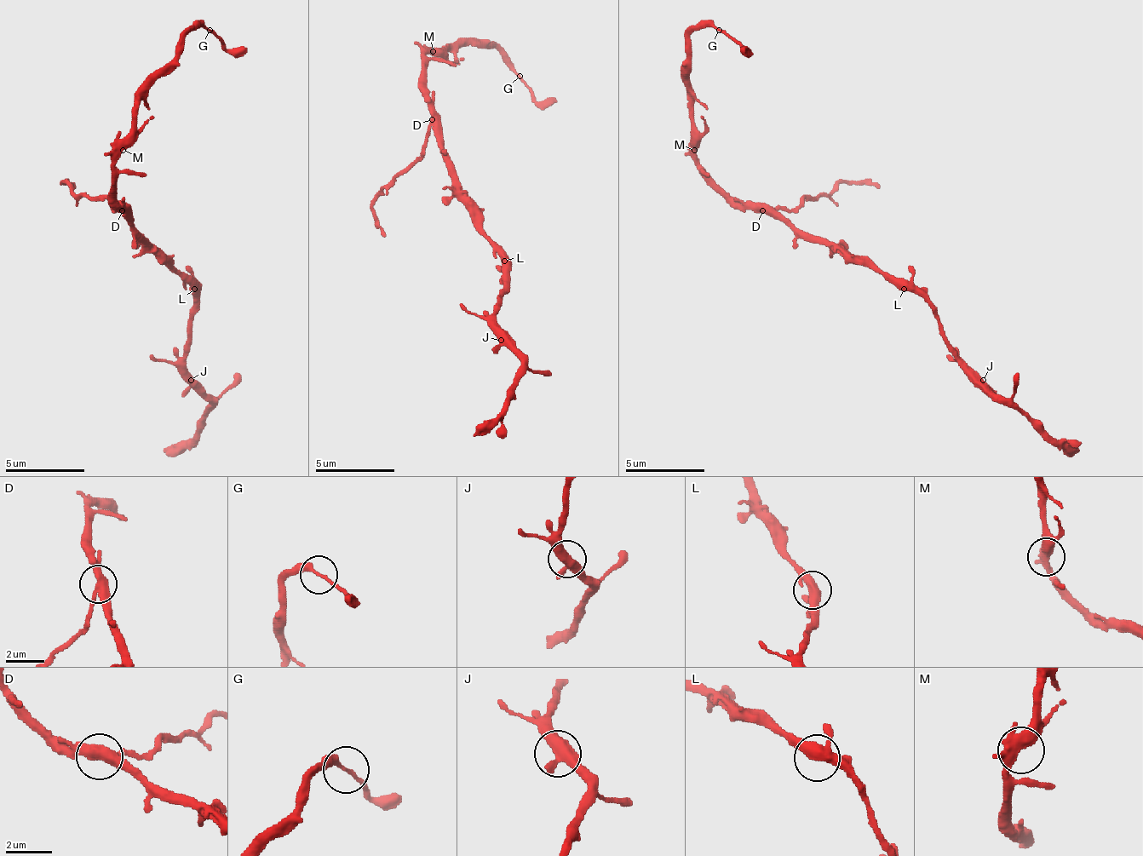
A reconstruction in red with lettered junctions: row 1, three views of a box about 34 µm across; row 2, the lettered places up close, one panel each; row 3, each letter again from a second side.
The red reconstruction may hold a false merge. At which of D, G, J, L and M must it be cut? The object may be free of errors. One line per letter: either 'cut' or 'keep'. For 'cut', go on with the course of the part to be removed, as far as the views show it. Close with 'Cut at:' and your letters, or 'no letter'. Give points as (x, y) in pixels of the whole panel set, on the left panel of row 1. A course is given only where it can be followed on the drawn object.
D: cut | (123, 209), (79, 198), (64, 181), (76, 189)
G: keep
J: keep
L: keep
M: keep
Cut at: D

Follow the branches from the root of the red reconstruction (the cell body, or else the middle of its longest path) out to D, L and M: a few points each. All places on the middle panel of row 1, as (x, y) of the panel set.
D: (453, 166), (449, 154), (441, 146), (437, 122), (433, 118)
L: (453, 166), (453, 181), (461, 193), (461, 201), (473, 213), (473, 225), (504, 261)
M: (453, 166), (441, 146), (429, 106), (429, 90), (425, 86), (425, 54), (433, 51)

